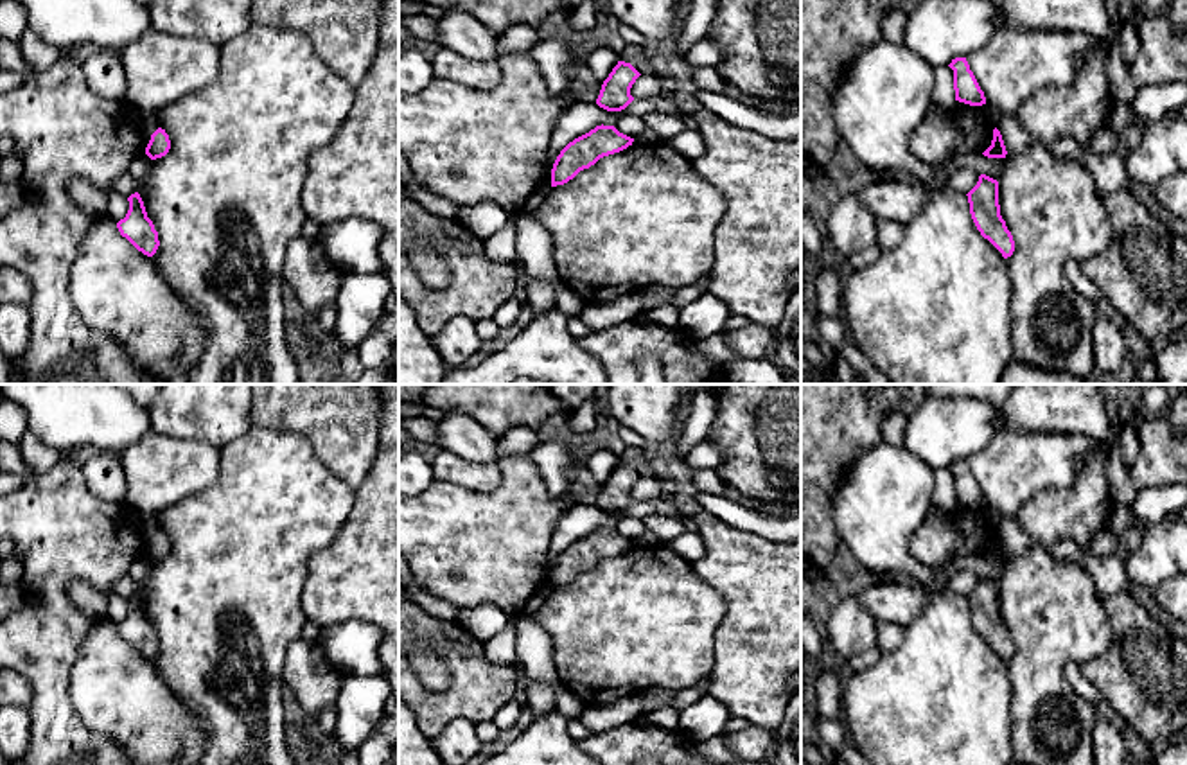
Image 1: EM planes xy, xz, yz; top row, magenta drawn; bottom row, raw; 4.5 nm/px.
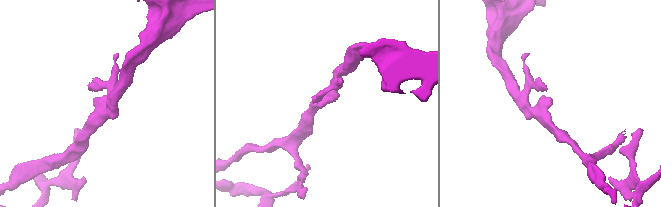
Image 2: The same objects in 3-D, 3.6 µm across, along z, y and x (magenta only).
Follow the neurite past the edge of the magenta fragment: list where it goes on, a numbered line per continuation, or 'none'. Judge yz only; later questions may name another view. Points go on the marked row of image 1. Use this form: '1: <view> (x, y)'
none

